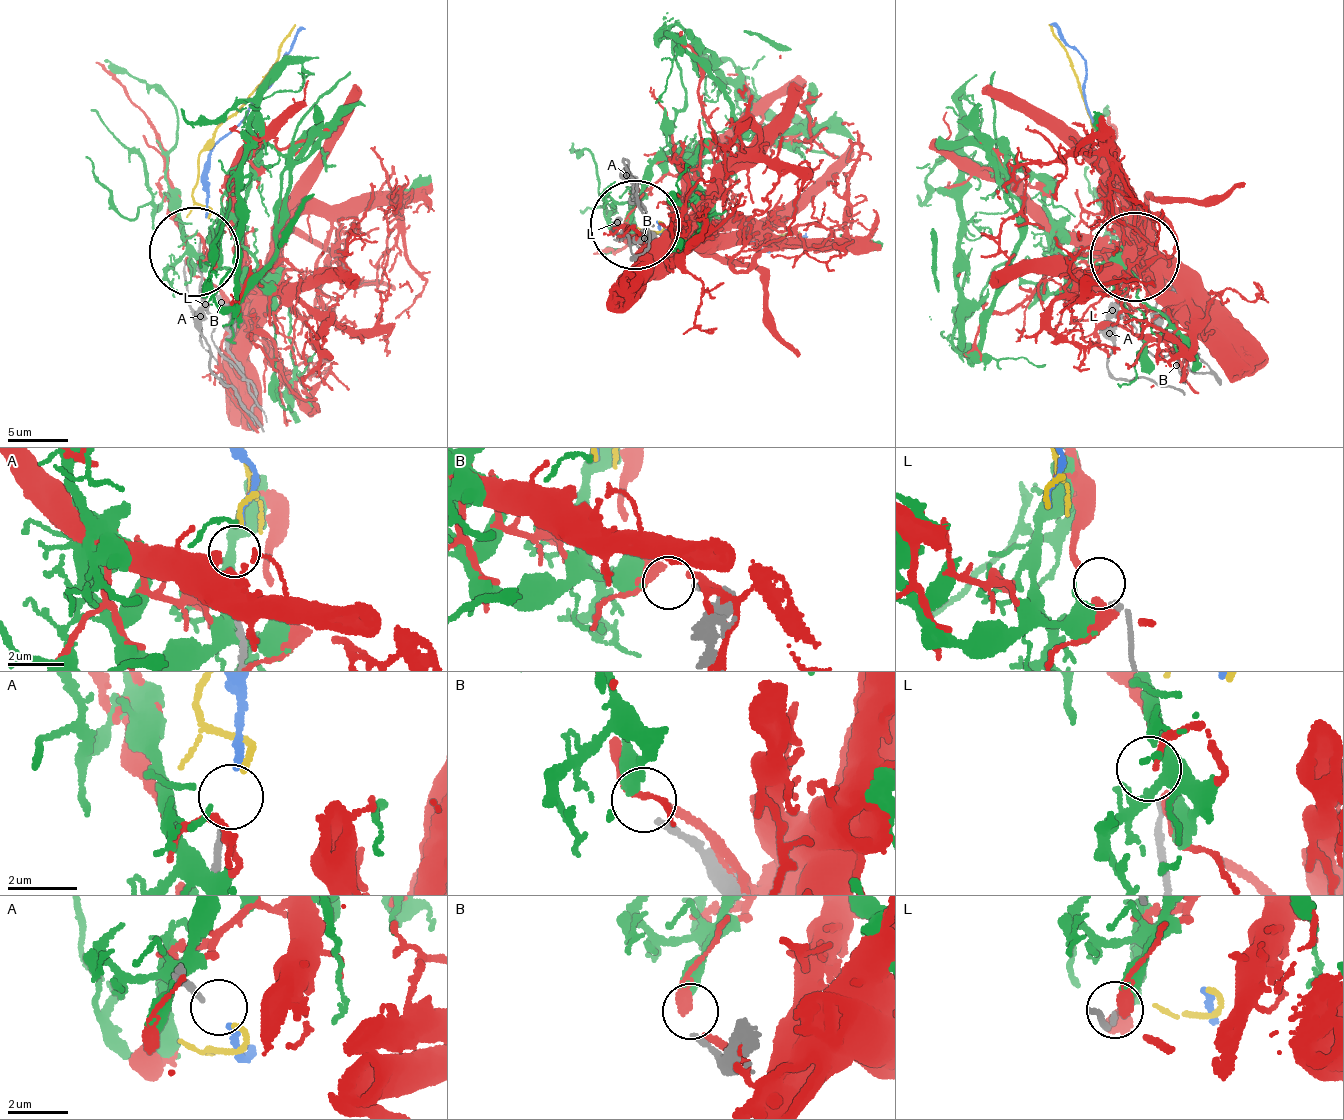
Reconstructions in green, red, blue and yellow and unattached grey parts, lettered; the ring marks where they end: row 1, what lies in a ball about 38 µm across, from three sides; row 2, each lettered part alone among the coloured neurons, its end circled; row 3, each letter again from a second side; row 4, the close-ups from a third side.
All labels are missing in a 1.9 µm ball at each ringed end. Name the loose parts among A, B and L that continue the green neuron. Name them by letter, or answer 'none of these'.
B

